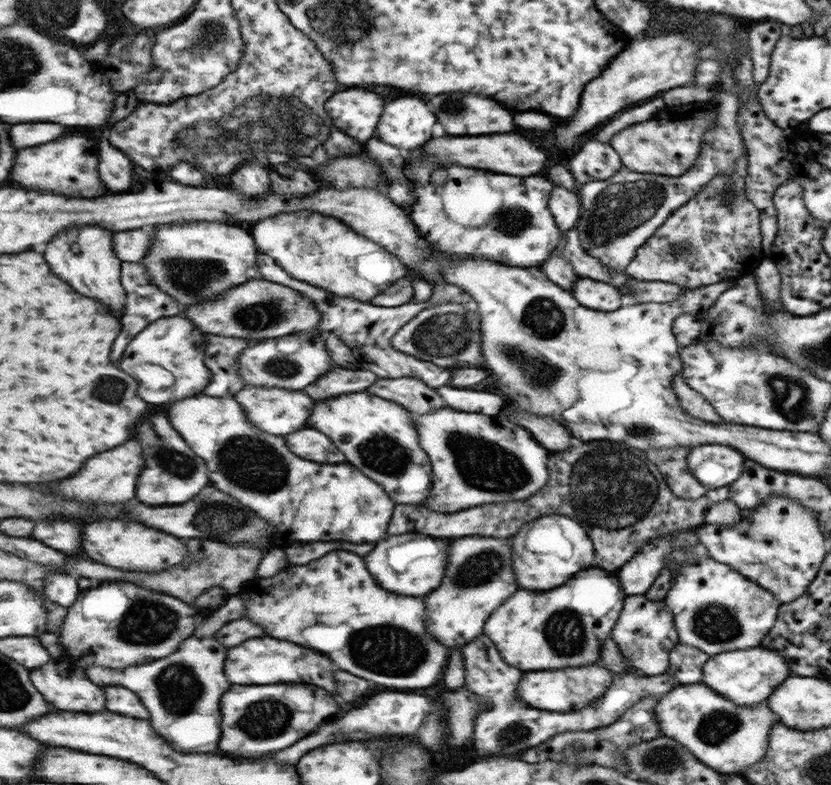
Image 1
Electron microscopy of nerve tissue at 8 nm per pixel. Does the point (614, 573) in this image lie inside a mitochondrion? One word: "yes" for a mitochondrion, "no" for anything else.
no

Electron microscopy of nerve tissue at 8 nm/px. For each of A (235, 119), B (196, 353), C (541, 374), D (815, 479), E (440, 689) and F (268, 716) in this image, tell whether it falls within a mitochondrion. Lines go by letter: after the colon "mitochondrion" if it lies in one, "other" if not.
A: mitochondrion
B: other
C: mitochondrion
D: other
E: other
F: mitochondrion

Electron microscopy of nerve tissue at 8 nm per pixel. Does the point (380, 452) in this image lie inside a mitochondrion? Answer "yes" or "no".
yes

